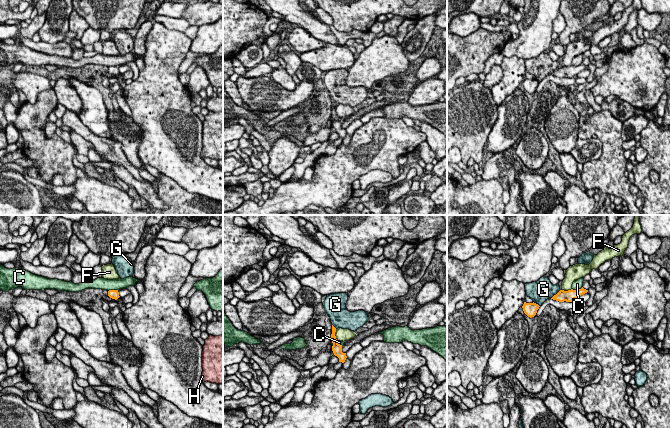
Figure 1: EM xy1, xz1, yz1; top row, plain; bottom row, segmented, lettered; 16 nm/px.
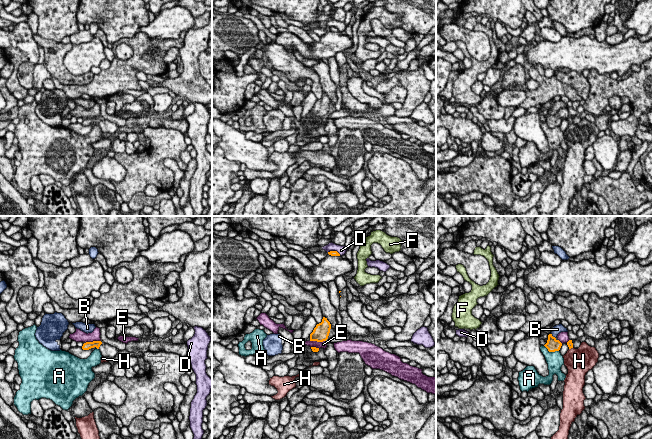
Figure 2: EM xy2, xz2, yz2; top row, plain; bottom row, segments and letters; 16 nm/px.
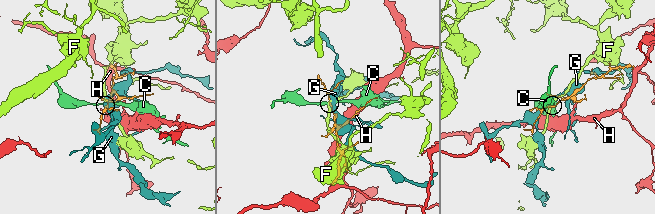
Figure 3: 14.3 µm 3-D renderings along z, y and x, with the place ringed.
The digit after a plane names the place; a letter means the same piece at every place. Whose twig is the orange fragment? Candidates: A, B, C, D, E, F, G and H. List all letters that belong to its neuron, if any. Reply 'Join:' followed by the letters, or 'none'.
Join: B

